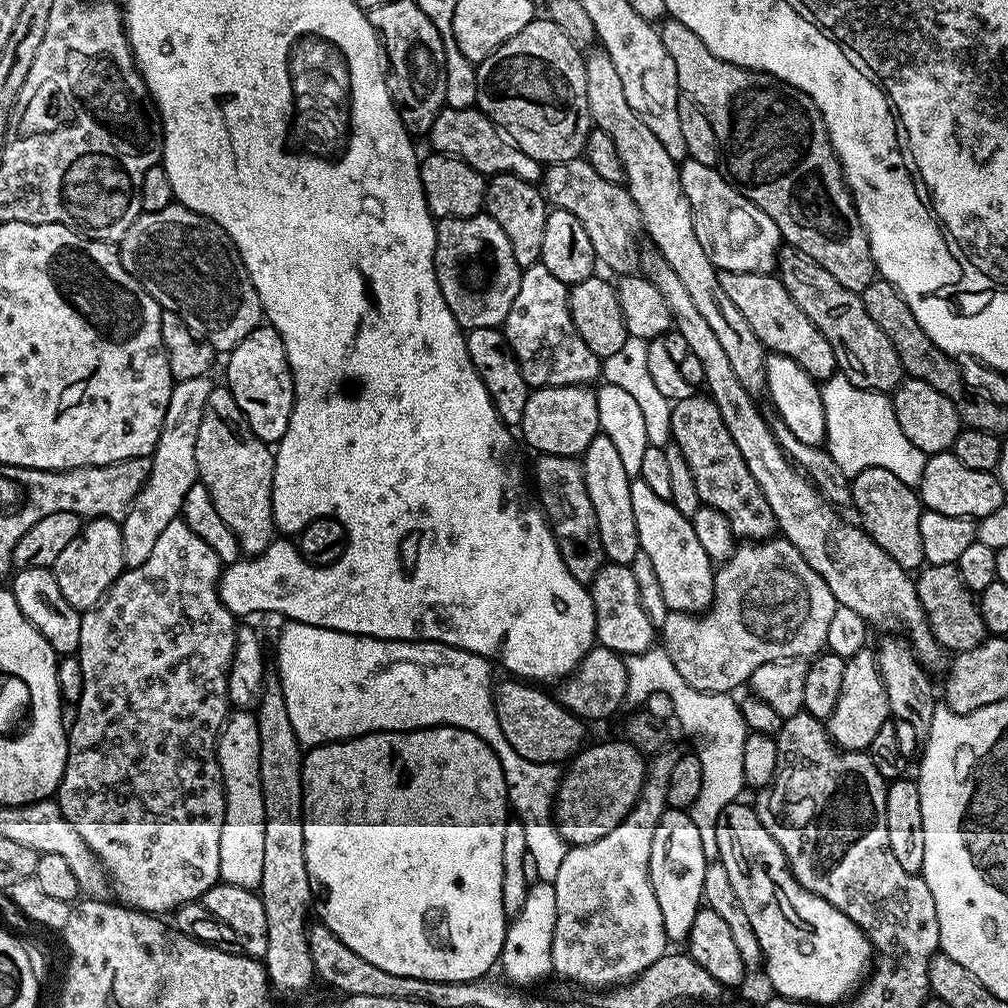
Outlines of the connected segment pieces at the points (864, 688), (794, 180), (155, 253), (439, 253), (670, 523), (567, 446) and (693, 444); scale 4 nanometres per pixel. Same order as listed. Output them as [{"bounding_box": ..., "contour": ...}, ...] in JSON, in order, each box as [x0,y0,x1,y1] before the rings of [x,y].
[{"bounding_box":[826,647,890,752],"contour":[[[871,647],[862,649],[844,662],[842,670],[842,694],[838,694],[838,706],[830,714],[826,727],[832,741],[846,752],[863,752],[874,742],[874,734],[890,720],[890,702],[884,679]]]},{"bounding_box":[658,19,878,290],"contour":[[[665,19],[658,31],[662,46],[666,46],[666,54],[674,58],[681,93],[694,98],[694,102],[702,106],[706,118],[710,118],[710,126],[714,126],[714,134],[718,134],[723,153],[722,168],[728,179],[739,188],[741,194],[750,198],[750,202],[754,202],[754,206],[774,218],[785,245],[802,250],[802,254],[810,254],[810,258],[814,258],[818,266],[830,270],[830,274],[834,274],[842,286],[853,290],[870,286],[878,273],[870,254],[868,235],[858,218],[840,159],[832,149],[824,115],[818,106],[814,106],[814,98],[770,74],[755,72],[710,54],[710,50],[706,50],[706,42],[702,42],[702,38],[698,38],[690,26],[682,26],[682,22]]]},{"bounding_box":[118,202,262,354],"contour":[[[174,202],[170,206],[166,206],[166,210],[141,211],[140,217],[133,222],[130,230],[126,230],[126,234],[118,241],[118,251],[122,266],[140,283],[146,290],[146,294],[150,294],[150,298],[157,300],[163,311],[178,314],[178,318],[182,318],[182,322],[186,322],[186,326],[190,326],[190,330],[198,333],[203,340],[210,342],[210,346],[216,349],[217,353],[227,354],[231,352],[234,346],[238,346],[238,342],[242,342],[242,338],[246,338],[246,334],[250,334],[256,328],[261,327],[262,309],[260,307],[260,299],[250,282],[248,271],[234,246],[234,242],[226,234],[226,230],[222,230],[222,226],[218,226],[210,218],[198,215],[198,213],[190,210],[184,204]]]},{"bounding_box":[434,214,521,329],"contour":[[[487,214],[470,218],[436,220],[434,266],[442,298],[460,323],[461,329],[500,328],[514,298],[518,298],[521,268],[514,262],[510,238],[502,226]]]},{"bounding_box":[630,478,716,612],"contour":[[[639,478],[633,479],[630,486],[630,506],[634,506],[640,551],[646,554],[646,558],[650,558],[654,566],[654,574],[666,598],[666,606],[674,612],[706,612],[712,604],[716,573],[714,562],[706,550],[702,550],[698,534],[694,534],[691,519],[678,514],[671,500],[658,498],[658,494],[654,494],[654,490],[650,490],[650,486],[646,486],[646,482]]]},{"bounding_box":[518,384,600,457],"contour":[[[582,384],[531,389],[518,432],[524,435],[524,440],[533,448],[533,453],[583,457],[586,446],[590,446],[590,442],[600,432],[595,391]]]},{"bounding_box":[671,394,778,542],"contour":[[[693,394],[685,400],[675,401],[671,407],[671,443],[680,447],[686,466],[690,466],[690,474],[694,474],[701,505],[726,514],[732,535],[737,538],[759,542],[775,537],[778,529],[774,510],[770,510],[766,494],[762,494],[758,482],[754,482],[754,474],[750,474],[746,462],[742,462],[742,454],[738,446],[734,446],[734,438],[730,438],[730,430],[726,430],[718,406],[707,395]]]}]

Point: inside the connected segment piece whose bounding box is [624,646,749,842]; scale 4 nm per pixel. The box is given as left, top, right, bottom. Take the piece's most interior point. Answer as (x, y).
(651, 673)

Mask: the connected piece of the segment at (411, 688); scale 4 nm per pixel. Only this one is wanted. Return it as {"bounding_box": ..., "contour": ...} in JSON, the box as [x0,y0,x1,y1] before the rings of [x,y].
{"bounding_box":[276,622,569,986],"contour":[[[288,622],[283,626],[280,641],[276,644],[276,660],[280,663],[280,685],[286,698],[290,722],[301,745],[316,748],[319,744],[335,744],[337,740],[352,740],[371,732],[416,732],[419,728],[446,727],[478,734],[478,738],[482,738],[482,742],[494,750],[506,778],[511,811],[522,822],[525,831],[527,857],[534,862],[539,876],[539,881],[529,885],[526,906],[509,923],[500,954],[500,968],[508,976],[506,978],[518,986],[528,986],[524,984],[532,984],[549,975],[552,969],[553,932],[557,924],[557,892],[553,883],[569,849],[554,821],[556,791],[560,789],[562,772],[557,765],[539,764],[530,762],[530,758],[522,758],[518,750],[506,742],[506,734],[502,734],[502,726],[498,726],[498,718],[494,714],[493,665],[490,661],[485,656],[452,648],[439,640],[379,640],[373,636],[355,636],[309,624]]]}

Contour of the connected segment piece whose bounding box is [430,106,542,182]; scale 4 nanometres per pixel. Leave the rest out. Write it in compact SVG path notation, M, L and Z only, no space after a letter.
M445 106L434 118L434 126L430 133L430 141L437 153L456 156L466 161L474 171L485 178L498 174L514 174L523 180L539 181L542 166L534 158L530 158L516 144L512 143L496 123L485 112L473 106L470 108L450 108Z

